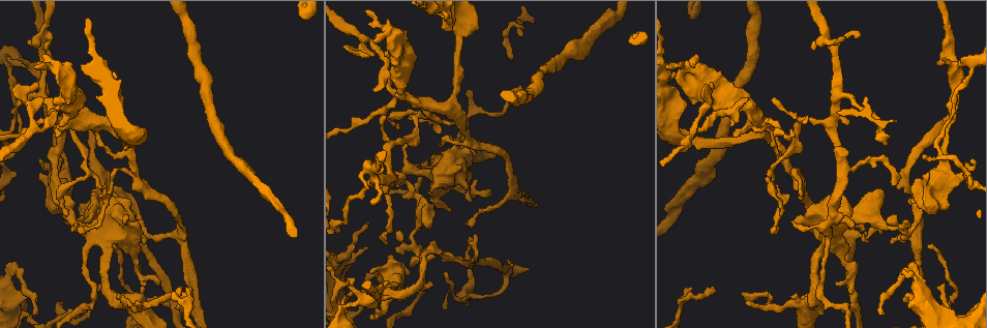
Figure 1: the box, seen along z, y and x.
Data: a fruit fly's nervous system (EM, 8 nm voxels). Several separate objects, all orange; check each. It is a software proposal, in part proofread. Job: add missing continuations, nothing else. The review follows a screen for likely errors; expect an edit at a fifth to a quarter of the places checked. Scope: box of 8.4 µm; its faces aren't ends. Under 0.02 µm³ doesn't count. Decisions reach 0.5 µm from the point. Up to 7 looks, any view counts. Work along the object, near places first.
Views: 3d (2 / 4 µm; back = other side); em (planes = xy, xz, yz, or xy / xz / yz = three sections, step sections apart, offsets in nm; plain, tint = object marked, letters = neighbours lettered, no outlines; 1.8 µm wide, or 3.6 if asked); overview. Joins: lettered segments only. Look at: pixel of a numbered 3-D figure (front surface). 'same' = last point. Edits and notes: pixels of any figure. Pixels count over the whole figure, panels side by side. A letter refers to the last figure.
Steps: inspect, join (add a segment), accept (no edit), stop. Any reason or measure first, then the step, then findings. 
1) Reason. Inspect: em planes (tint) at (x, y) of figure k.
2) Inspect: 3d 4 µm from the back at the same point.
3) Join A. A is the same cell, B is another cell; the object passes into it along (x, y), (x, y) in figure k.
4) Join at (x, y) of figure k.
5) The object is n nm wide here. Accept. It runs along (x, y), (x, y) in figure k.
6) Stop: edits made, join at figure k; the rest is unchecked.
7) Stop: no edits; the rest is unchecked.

Thick end. Inspect: em 3.6 µm xz step 8 (tint) at (695, 54) of figure 1.

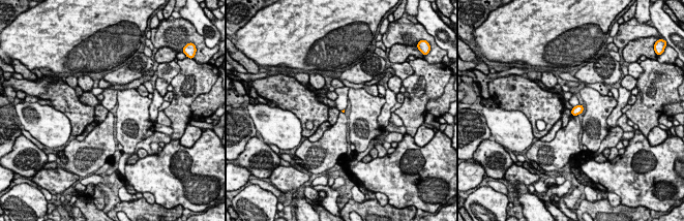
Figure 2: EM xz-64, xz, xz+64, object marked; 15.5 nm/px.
Cut it another way. Inspect: em 3.6 µm yz step 8 (letters) at the same point.

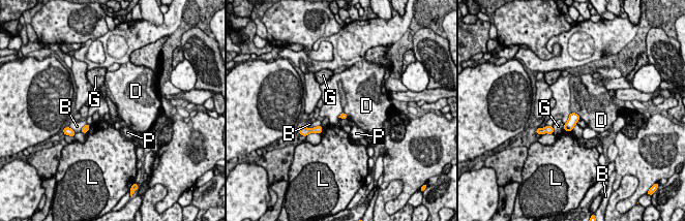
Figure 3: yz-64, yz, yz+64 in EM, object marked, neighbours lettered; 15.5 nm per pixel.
The longest contact is with B, 200 nm. Accept. B, D, G, L and P are other cells; none of them fits.

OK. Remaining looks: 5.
An open end. Inspect: 3d 4 µm at (370, 271) of figure 1.

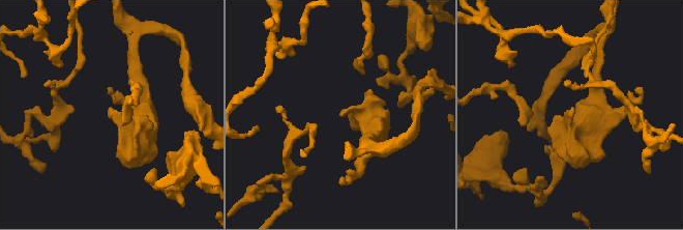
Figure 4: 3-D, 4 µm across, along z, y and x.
Inspect: em planes (tint) at (571, 109) of figure 4.

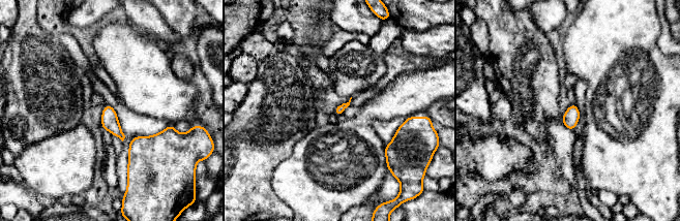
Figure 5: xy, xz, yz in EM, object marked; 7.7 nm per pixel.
Inspect: em planes (letters) at the same point.

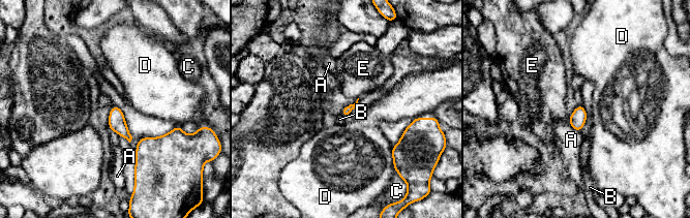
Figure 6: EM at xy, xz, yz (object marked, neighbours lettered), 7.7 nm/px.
Accept. A, B, C, D and E are other cells; a border runs along (340, 115), (344, 117) in figure 6; none of them fits.

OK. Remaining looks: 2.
Stop: no edits; the rest is unchecked.

